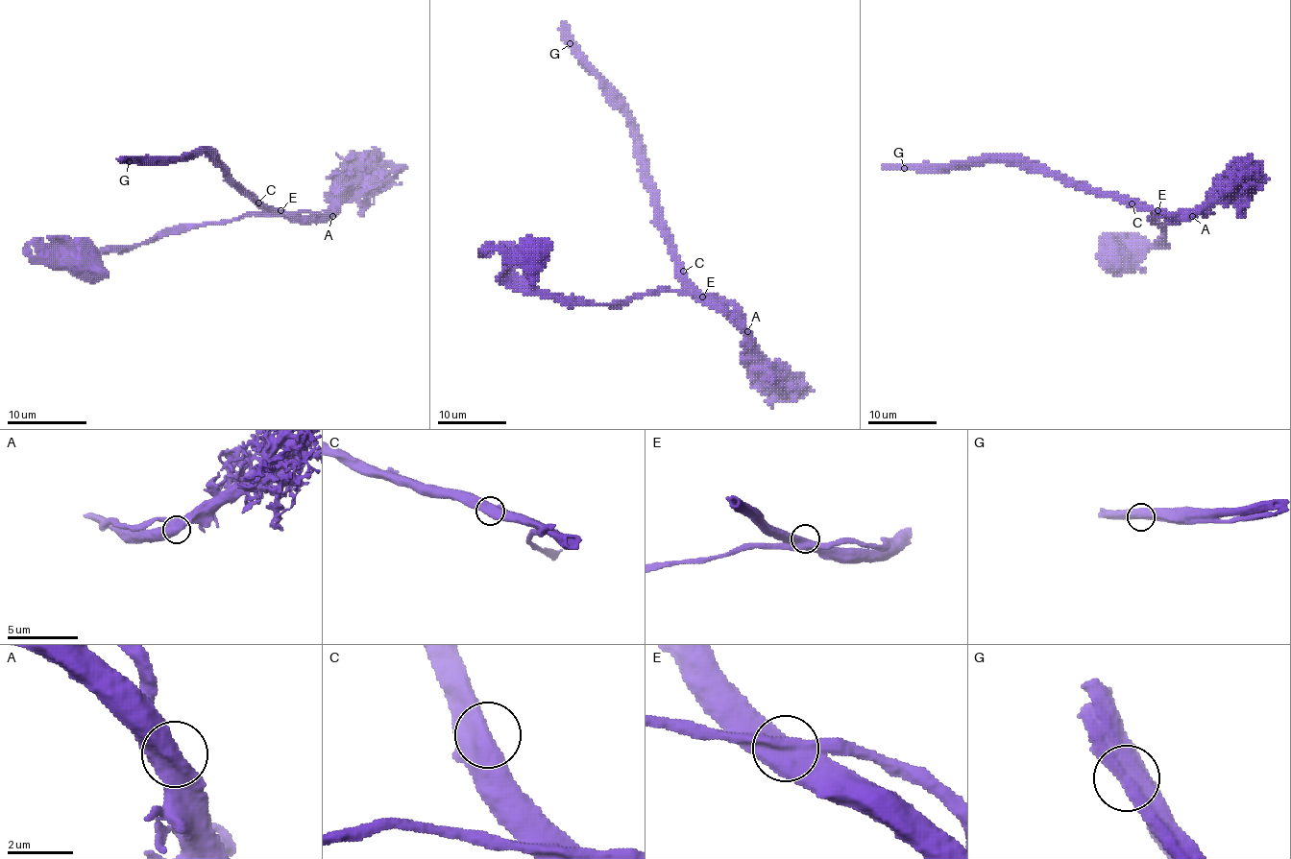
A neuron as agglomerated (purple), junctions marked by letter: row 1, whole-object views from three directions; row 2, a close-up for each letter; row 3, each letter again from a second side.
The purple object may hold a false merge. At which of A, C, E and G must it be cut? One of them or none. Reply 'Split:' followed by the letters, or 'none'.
Split: G

